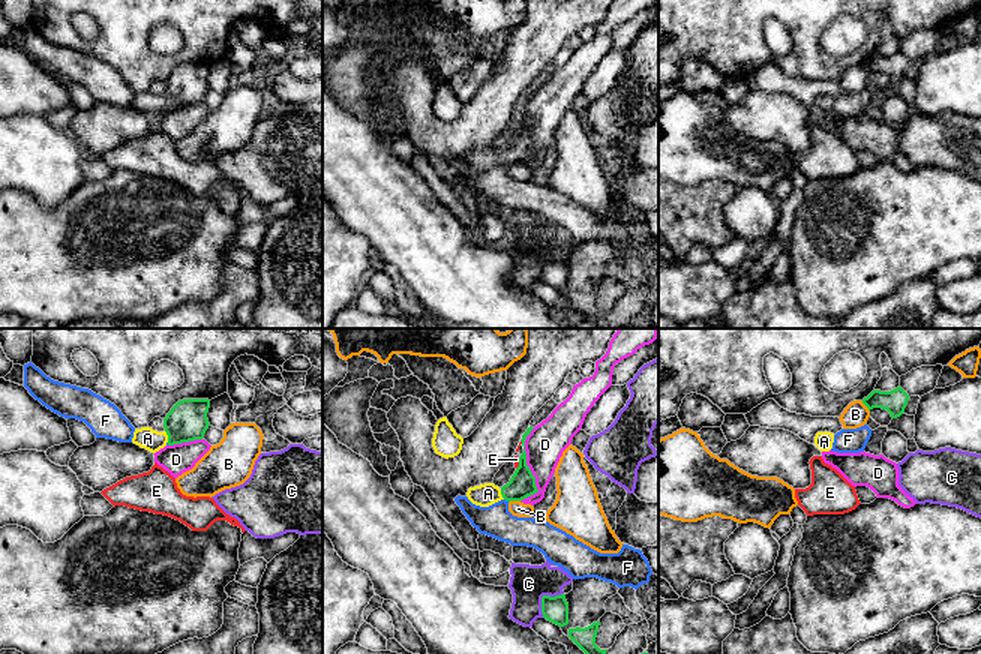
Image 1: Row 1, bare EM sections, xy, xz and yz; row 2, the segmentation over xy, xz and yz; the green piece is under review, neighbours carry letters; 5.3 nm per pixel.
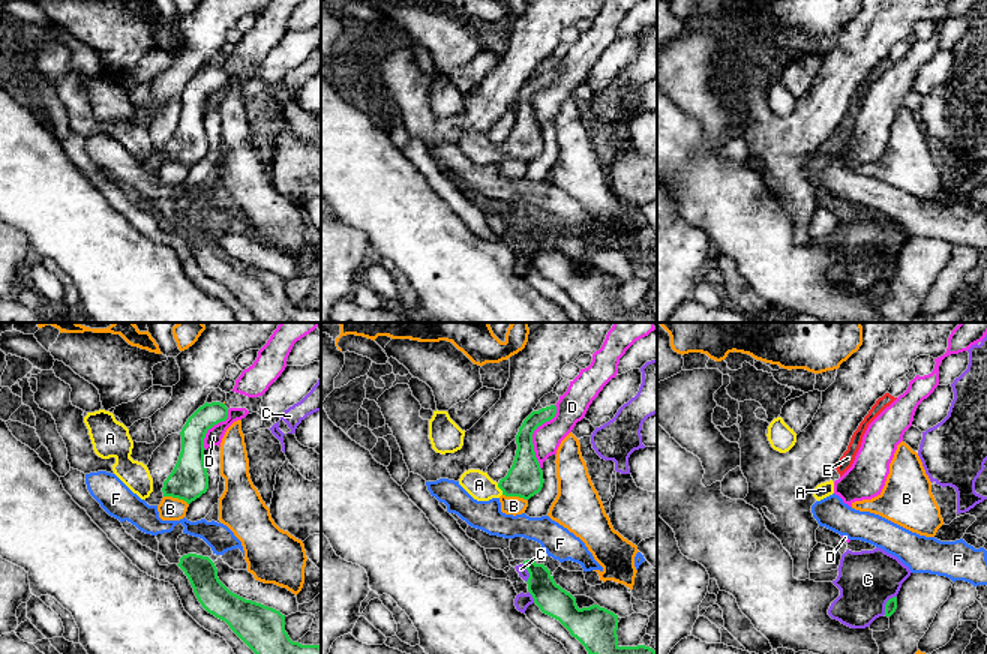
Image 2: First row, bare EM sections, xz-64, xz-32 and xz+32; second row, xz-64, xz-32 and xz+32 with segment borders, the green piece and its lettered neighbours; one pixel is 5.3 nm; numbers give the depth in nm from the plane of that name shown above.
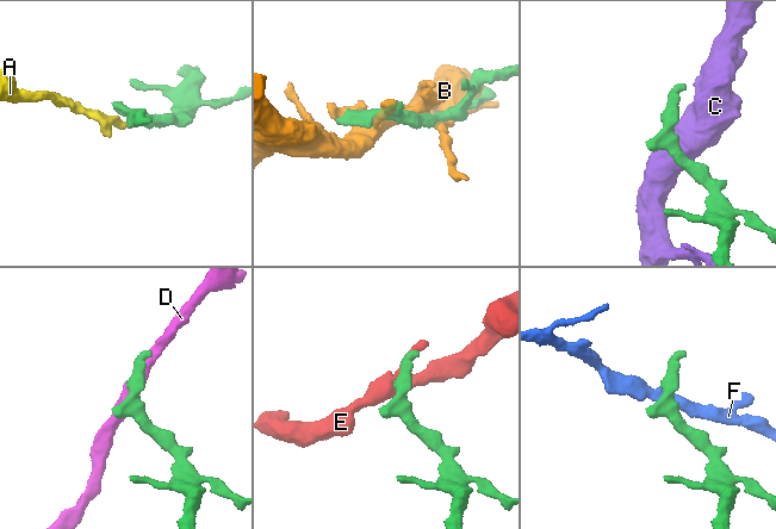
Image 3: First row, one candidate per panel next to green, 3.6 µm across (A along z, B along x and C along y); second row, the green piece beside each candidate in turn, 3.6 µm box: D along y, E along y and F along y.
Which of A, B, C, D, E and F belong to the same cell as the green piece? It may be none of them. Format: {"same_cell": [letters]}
{"same_cell": ["A"]}

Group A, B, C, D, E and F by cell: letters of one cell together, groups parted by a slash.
A / B / C / D / E / F

